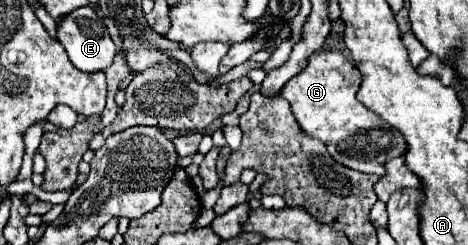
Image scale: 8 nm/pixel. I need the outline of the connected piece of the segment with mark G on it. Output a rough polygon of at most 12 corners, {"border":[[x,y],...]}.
{"border":[[314,52],[290,78],[302,132],[342,166],[384,174],[406,142],[358,98],[360,72]]}

